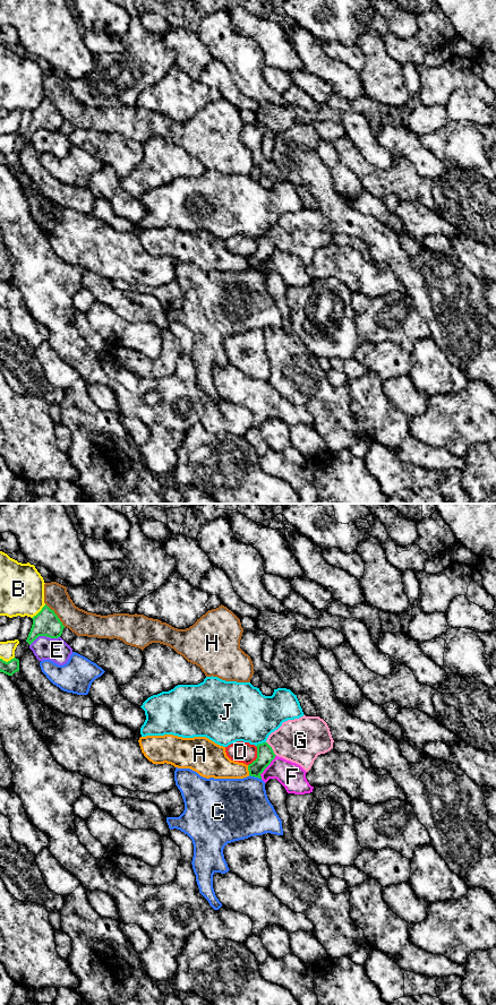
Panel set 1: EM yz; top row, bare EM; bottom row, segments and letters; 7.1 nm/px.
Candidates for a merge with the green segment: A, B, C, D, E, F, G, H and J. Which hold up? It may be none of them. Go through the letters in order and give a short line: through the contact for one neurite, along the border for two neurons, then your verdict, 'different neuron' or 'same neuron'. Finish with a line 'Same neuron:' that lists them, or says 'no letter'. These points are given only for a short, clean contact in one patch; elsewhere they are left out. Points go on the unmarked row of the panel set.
A: yz (247, 258), (249, 267) | different neuron
B: different neuron
C: different neuron
D: yz (256, 239), (256, 250), (248, 258) | different neuron
E: different neuron
F: different neuron
G: different neuron
H: different neuron
J: different neuron
Same neuron: no letter

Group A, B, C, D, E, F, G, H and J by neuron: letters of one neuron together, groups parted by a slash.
A / B / C / D E / F / G / H / J

